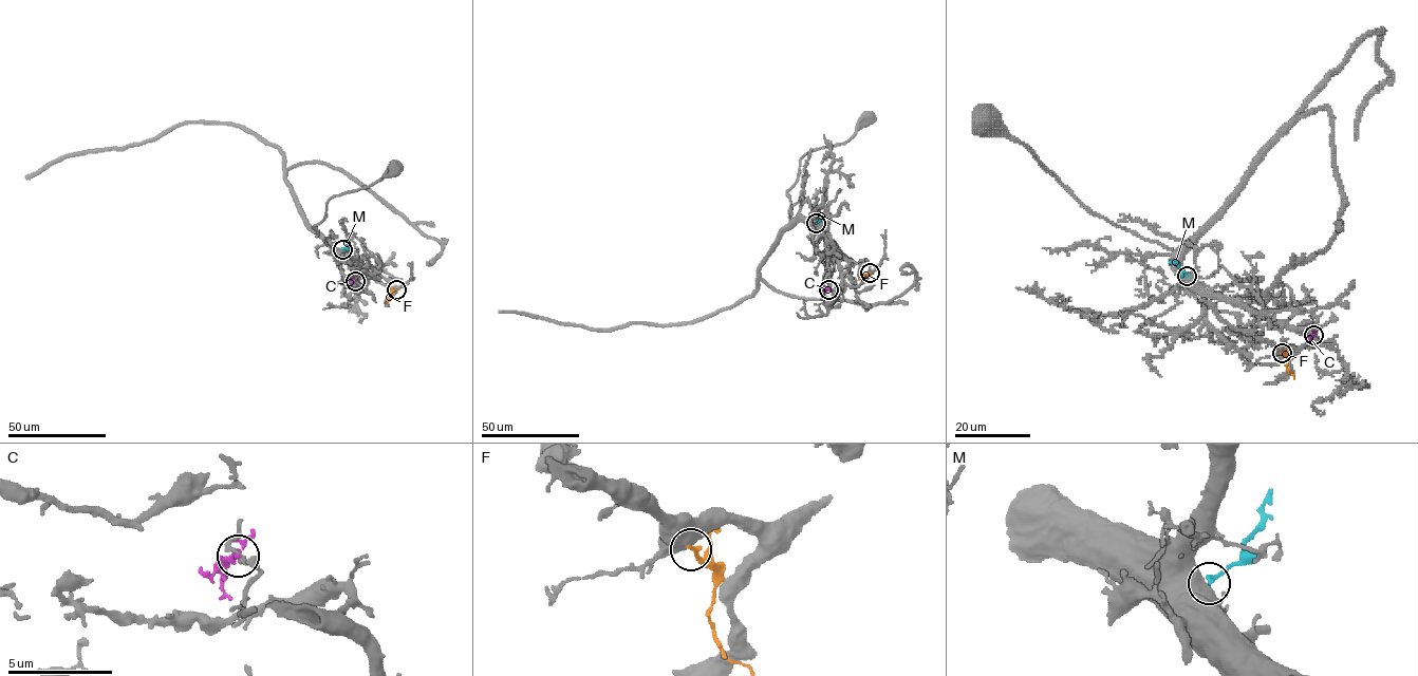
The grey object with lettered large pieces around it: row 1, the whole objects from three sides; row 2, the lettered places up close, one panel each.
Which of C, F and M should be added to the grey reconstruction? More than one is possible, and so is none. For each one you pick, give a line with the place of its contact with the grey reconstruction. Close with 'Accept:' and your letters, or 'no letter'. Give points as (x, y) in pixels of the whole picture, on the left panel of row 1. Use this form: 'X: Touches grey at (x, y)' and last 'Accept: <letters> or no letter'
Accept: no letter

